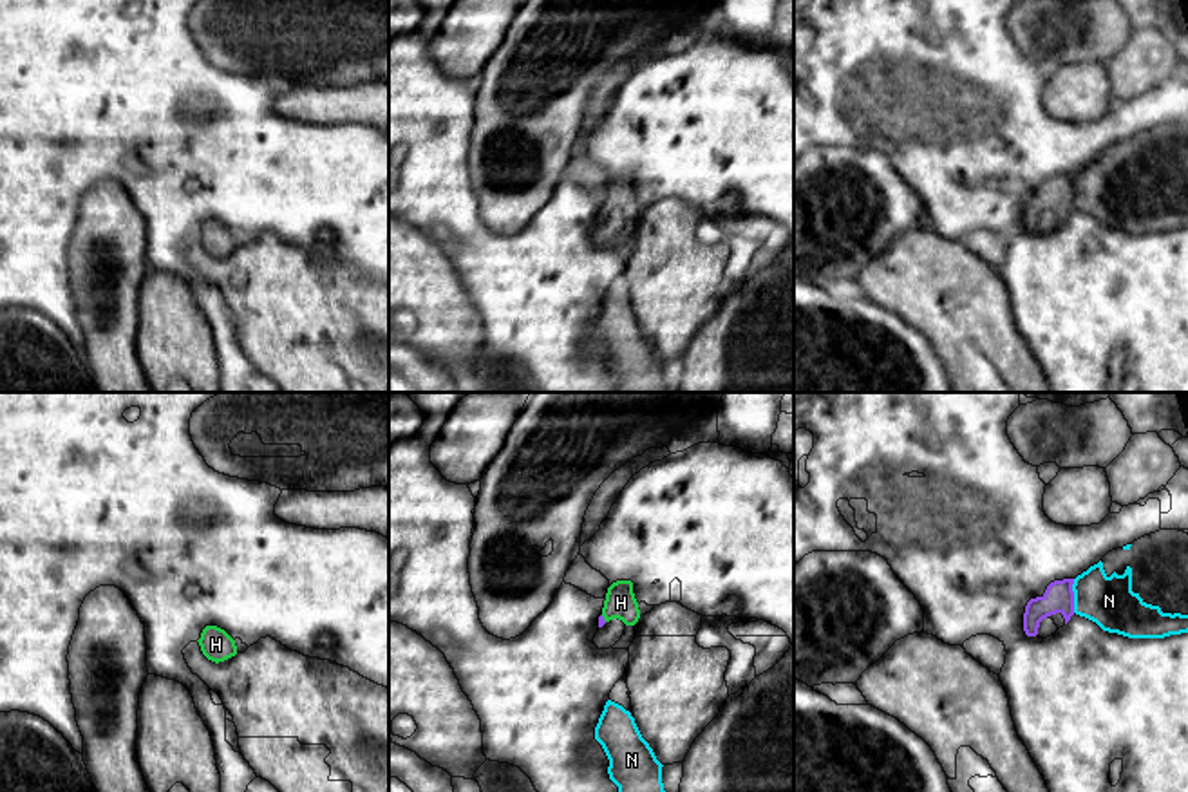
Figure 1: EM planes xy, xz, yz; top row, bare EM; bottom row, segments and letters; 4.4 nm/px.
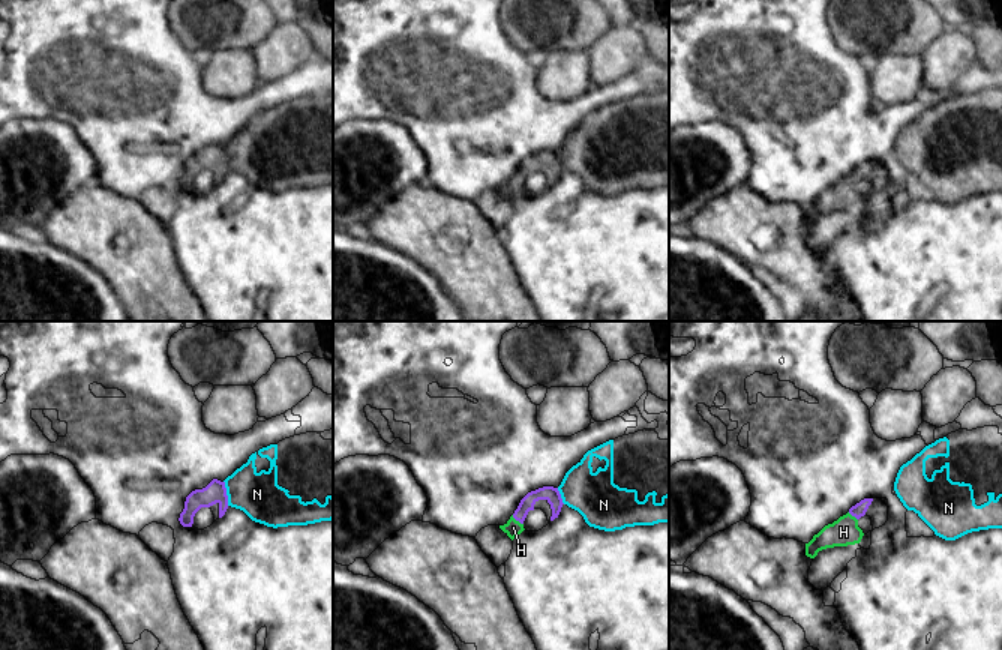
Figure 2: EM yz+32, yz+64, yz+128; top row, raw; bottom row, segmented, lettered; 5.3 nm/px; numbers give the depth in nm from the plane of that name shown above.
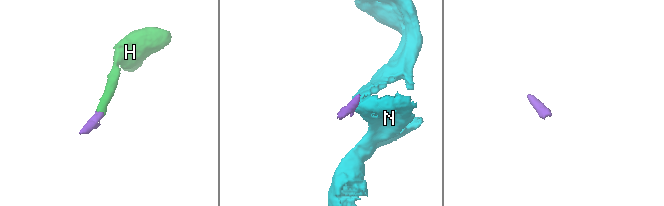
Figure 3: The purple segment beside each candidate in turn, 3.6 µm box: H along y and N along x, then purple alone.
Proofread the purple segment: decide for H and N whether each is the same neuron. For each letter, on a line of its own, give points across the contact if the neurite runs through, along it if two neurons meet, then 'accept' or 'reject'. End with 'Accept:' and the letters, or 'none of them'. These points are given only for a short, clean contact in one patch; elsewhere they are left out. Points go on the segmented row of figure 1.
H: way xz (601, 619), (603, 619), (621, 603); accept
N: border yz (1074, 579), (1073, 612); reject
Accept: H

